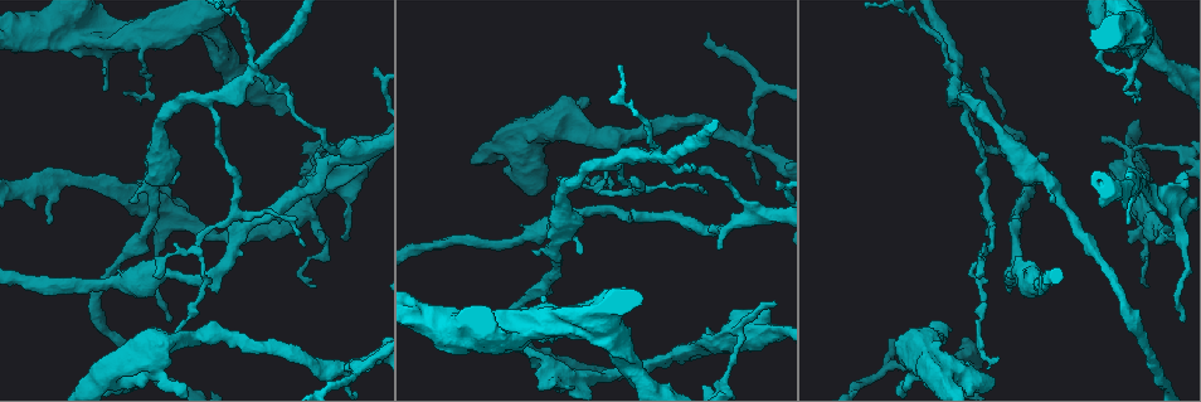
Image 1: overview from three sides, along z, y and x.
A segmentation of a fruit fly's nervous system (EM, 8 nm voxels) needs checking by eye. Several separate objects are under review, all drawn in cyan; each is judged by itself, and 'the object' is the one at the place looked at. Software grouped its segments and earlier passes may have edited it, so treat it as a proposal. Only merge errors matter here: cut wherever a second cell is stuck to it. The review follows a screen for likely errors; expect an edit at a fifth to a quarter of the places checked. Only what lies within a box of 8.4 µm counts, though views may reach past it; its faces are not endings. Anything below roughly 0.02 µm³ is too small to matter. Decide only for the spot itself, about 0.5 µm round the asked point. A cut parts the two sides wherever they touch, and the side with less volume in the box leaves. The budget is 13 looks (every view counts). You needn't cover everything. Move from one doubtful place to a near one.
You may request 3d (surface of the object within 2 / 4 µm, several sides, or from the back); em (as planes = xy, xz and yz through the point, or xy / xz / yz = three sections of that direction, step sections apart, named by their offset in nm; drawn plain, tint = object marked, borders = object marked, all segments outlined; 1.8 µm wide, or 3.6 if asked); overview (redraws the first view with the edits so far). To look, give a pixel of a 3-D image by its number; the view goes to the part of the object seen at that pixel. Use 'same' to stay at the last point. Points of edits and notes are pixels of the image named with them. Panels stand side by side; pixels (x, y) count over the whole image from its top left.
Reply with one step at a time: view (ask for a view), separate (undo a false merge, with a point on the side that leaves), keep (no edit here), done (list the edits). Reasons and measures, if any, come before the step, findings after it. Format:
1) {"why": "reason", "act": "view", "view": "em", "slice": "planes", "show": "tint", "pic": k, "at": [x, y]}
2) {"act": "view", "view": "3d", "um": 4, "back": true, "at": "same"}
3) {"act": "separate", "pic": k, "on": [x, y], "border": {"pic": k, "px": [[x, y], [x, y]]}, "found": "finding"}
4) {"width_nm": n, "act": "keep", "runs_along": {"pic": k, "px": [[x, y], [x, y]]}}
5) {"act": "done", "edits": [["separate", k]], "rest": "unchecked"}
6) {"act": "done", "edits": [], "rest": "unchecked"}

{"why": "calibre changes", "act": "view", "view": "em", "slice": "planes", "show": "plain", "pic": 1, "at": [743, 137]}

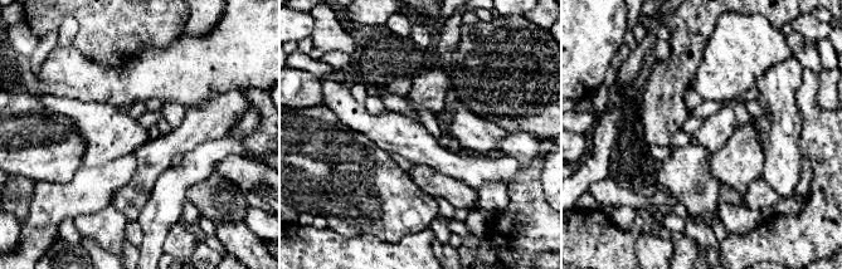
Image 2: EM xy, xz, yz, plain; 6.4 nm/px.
{"why": "with the object marked", "act": "view", "view": "em", "slice": "planes", "show": "tint", "at": "same"}

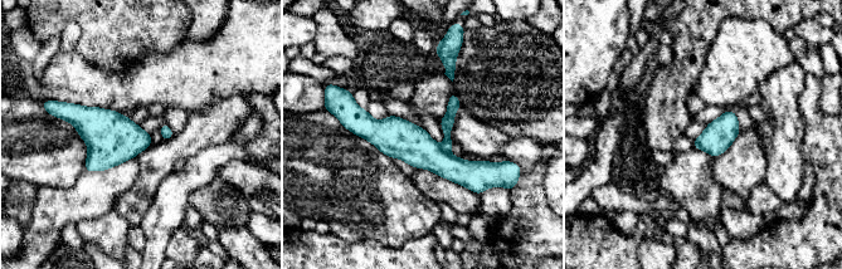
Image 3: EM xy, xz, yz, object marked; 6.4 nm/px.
{"act": "separate", "pic": 3, "on": [447, 122], "border": {"pic": 3, "px": [[441, 146], [448, 150]]}, "found": "a second cell is stuck on"}

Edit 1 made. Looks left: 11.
{"why": "a fork", "act": "view", "view": "em", "slice": "xy", "step": 16, "show": "tint", "pic": 1, "at": [567, 120]}

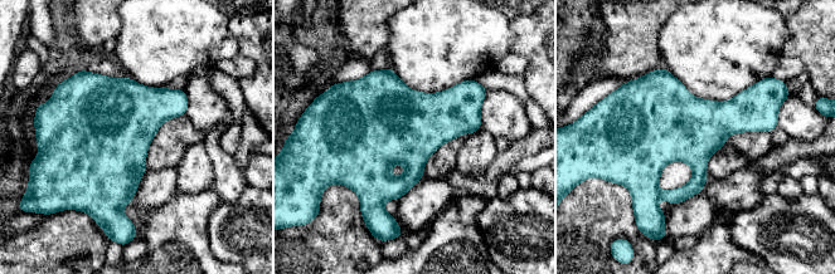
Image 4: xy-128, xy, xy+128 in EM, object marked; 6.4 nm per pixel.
{"act": "view", "view": "em", "slice": "planes", "show": "borders", "at": "same"}

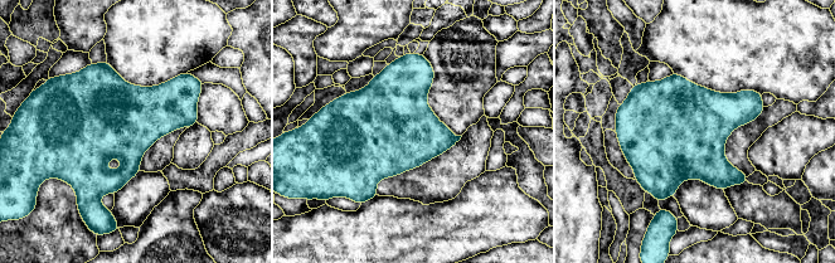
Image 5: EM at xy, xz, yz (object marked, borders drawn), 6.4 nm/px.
{"width_nm": 500, "act": "keep", "found": "one cell here"}

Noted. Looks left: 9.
{"why": "abrupt turn", "act": "view", "view": "3d", "um": 2, "pic": 1, "at": [577, 381]}

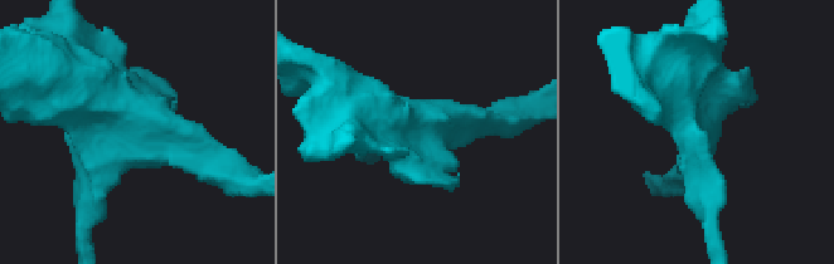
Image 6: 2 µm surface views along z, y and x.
{"arms": 3, "why": "shape alone is not enough", "act": "view", "view": "em", "slice": "xy", "step": 8, "show": "tint", "pic": 6, "at": [134, 118]}

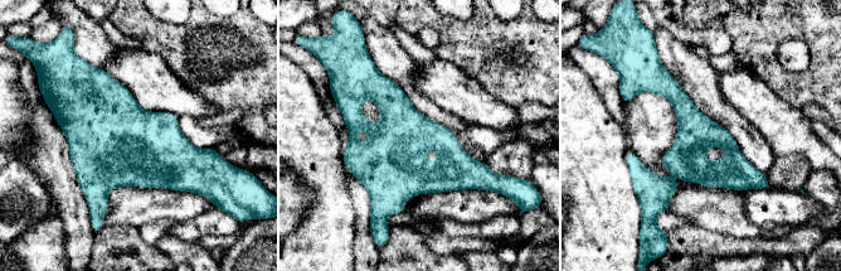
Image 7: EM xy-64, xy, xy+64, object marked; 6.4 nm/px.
{"act": "keep", "runs_along": {"pic": 7, "px": [[664, 73], [758, 185]]}, "found": "continuous, no second cell"}

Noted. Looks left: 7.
{"why": "side arm on a straight run", "act": "view", "view": "3d", "um": 2, "pic": 1, "at": [610, 164]}

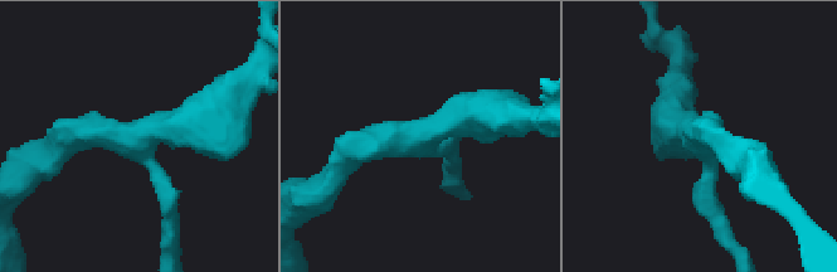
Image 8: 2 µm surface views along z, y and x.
{"arms": 3, "act": "view", "view": "em", "slice": "planes", "show": "tint", "pic": 8, "at": [414, 139]}

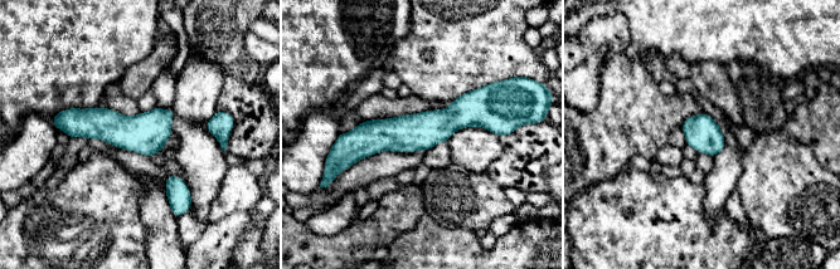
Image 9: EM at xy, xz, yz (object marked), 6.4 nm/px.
{"act": "keep", "runs_along": {"pic": 9, "px": [[498, 126], [454, 117], [346, 138]]}, "found": "one cell here"}

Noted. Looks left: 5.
{"act": "done", "edits": [["separate", 3]], "rest": "unchecked"}

